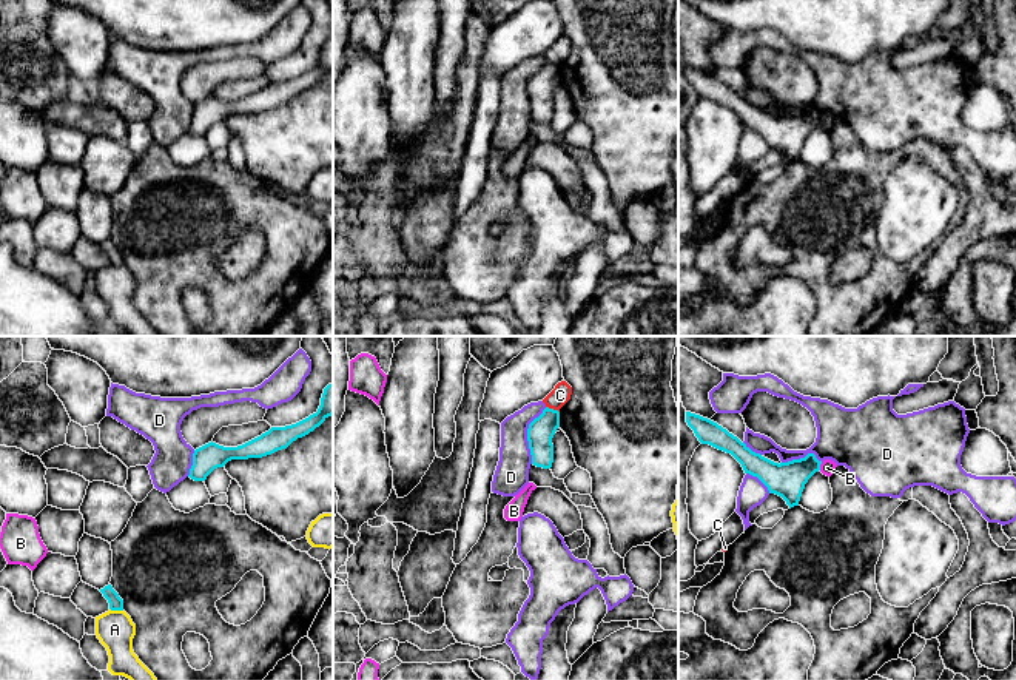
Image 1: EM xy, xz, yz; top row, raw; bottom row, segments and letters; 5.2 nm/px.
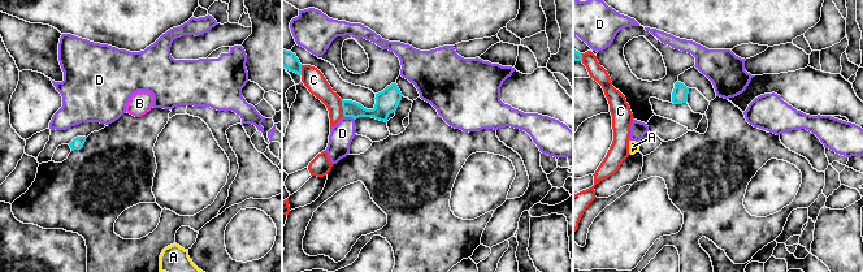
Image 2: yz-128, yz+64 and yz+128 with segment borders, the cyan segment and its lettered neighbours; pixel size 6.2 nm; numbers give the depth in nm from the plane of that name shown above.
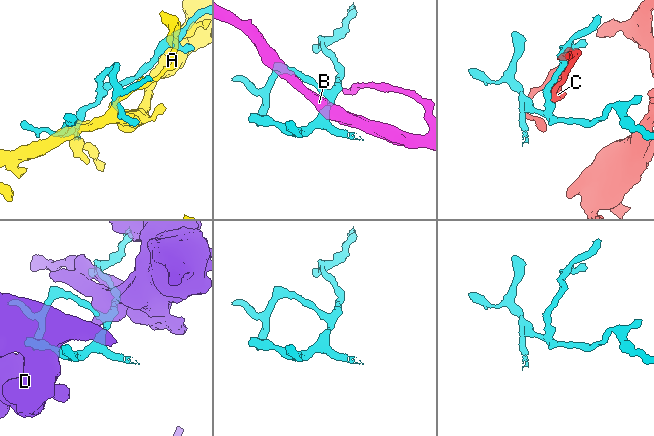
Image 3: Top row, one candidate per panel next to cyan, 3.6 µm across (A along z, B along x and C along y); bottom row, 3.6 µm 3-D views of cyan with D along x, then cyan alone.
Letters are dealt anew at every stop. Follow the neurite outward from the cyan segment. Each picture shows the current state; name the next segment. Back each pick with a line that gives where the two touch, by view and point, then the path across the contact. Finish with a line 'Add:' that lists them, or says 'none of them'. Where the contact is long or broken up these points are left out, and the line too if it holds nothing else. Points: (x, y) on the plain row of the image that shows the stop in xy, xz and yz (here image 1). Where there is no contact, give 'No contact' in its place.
Add: none of them

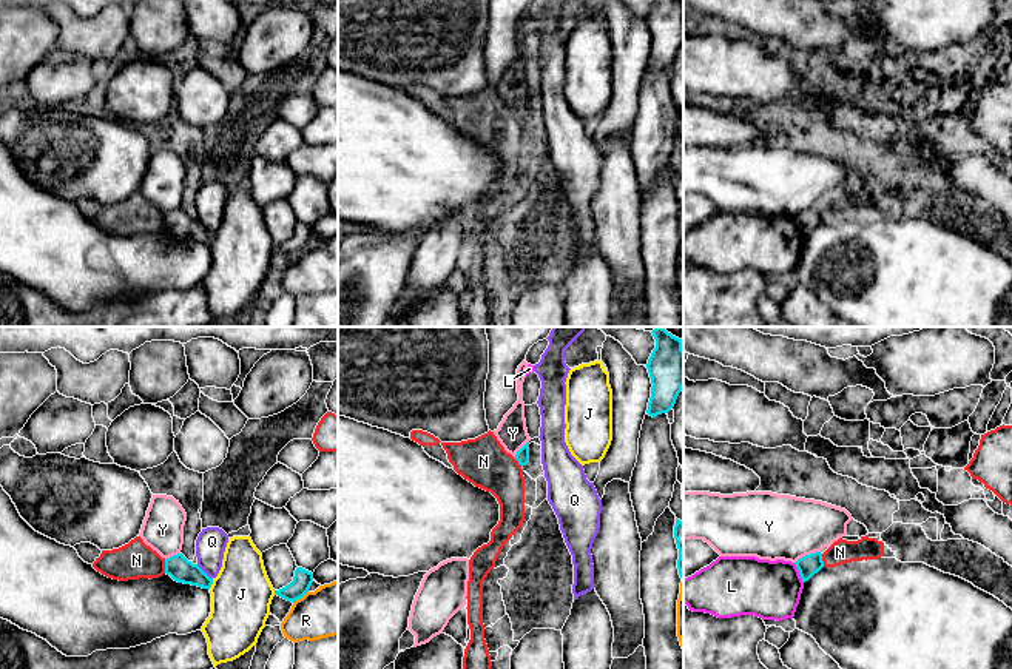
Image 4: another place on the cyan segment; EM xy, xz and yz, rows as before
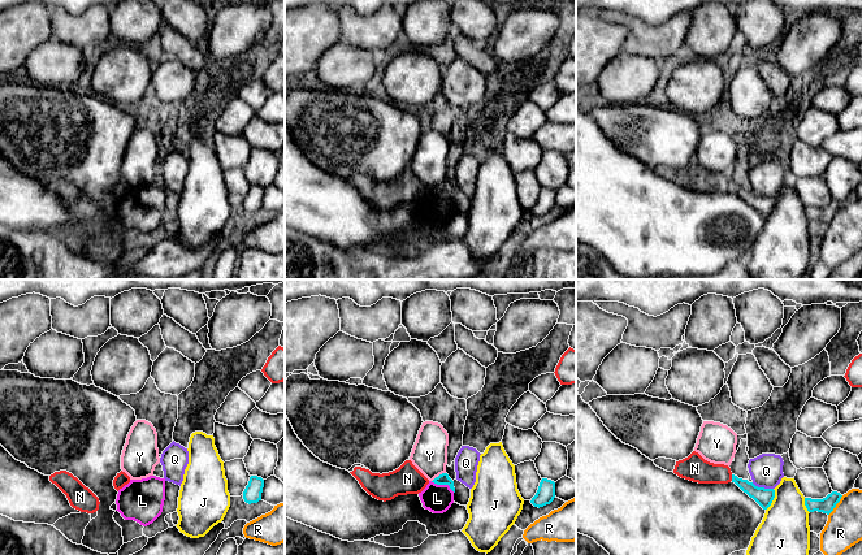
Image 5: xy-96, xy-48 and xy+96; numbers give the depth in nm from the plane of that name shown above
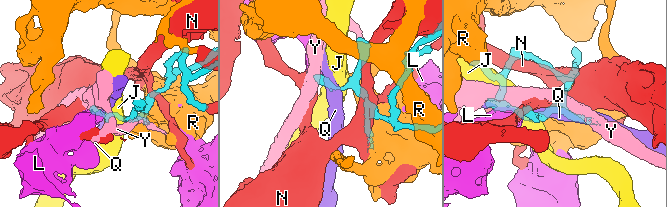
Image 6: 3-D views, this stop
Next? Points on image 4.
Add: none of them

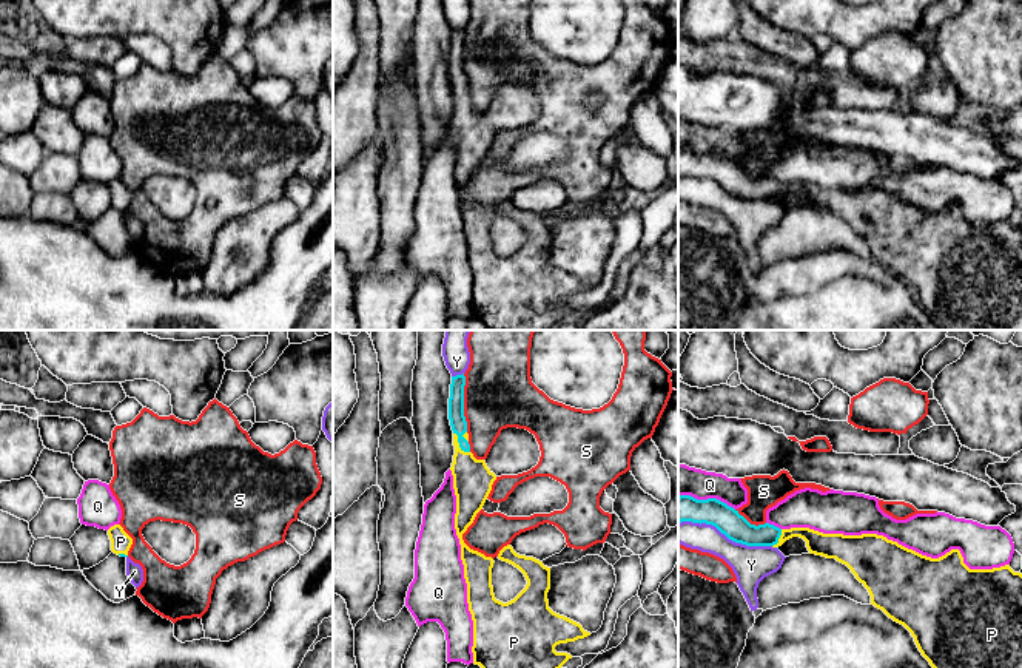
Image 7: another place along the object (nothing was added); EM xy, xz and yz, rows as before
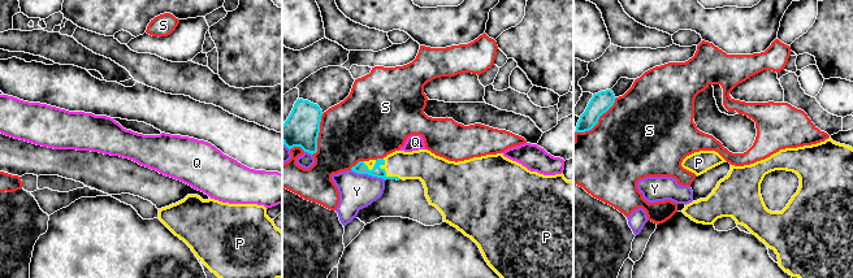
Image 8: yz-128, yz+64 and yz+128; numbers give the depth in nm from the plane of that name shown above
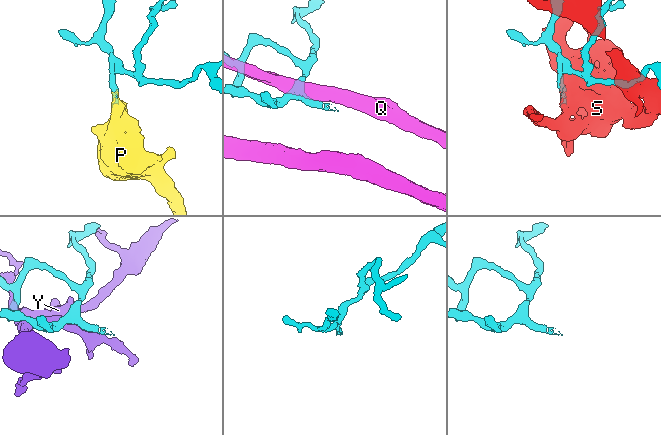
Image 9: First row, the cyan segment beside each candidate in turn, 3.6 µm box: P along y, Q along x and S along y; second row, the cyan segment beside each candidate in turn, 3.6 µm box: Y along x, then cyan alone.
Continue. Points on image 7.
P: Touches cyan at xz (460, 99). Path across: xz (458, 77), (460, 99), (464, 121), (472, 134)
Add: P

